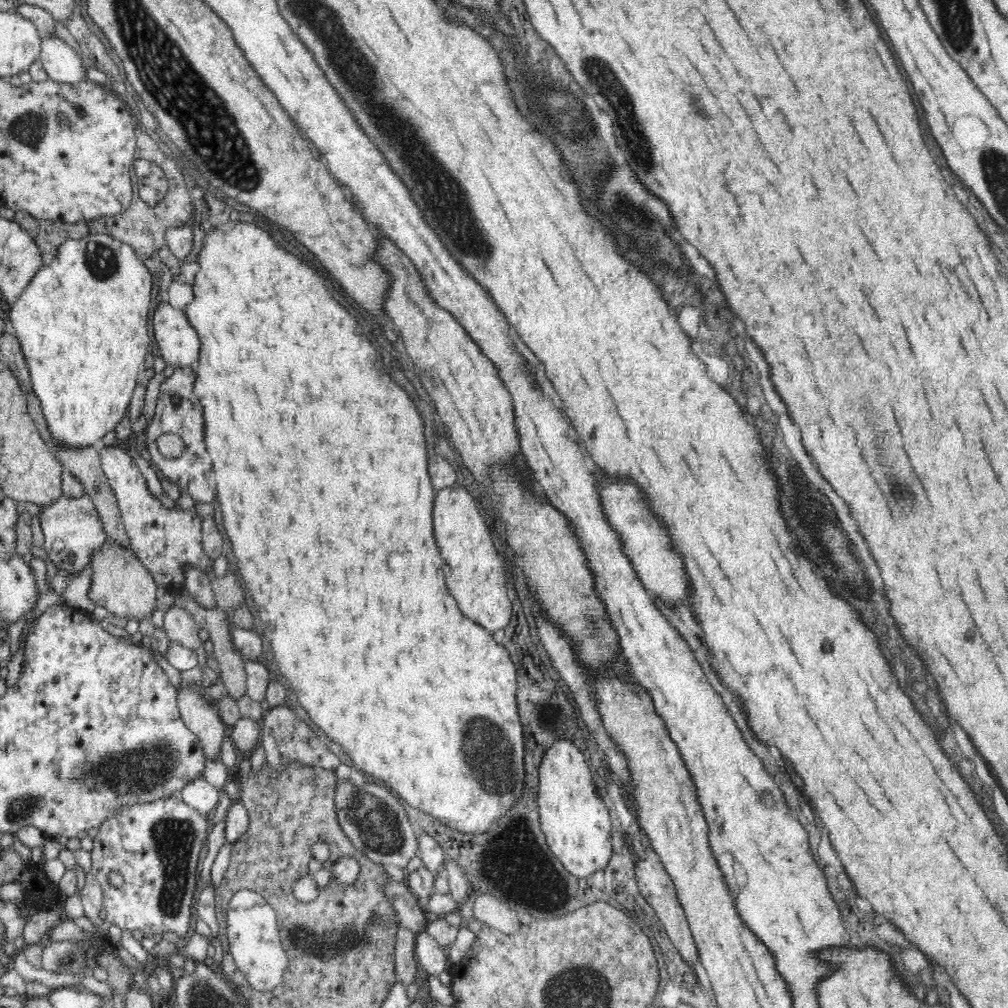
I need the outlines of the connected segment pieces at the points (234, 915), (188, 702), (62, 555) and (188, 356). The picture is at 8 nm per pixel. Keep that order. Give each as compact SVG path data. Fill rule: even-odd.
M238 890L230 902L227 913L227 938L235 965L244 973L247 984L254 990L270 993L283 979L288 966L287 952L281 942L283 932L277 919L277 911L266 902L263 895L252 890Z
M189 684L177 690L177 705L186 727L198 737L199 748L206 762L220 757L224 740L224 723L214 707L214 702L193 690Z
M86 494L80 498L62 496L56 502L47 503L40 516L40 524L41 532L44 532L46 538L44 550L48 552L48 558L55 564L57 570L69 570L67 572L72 576L71 582L89 565L90 554L109 539L98 517L96 505Z
M168 302L155 306L155 311L152 326L159 356L174 368L195 366L199 361L201 341L184 310L176 309Z

